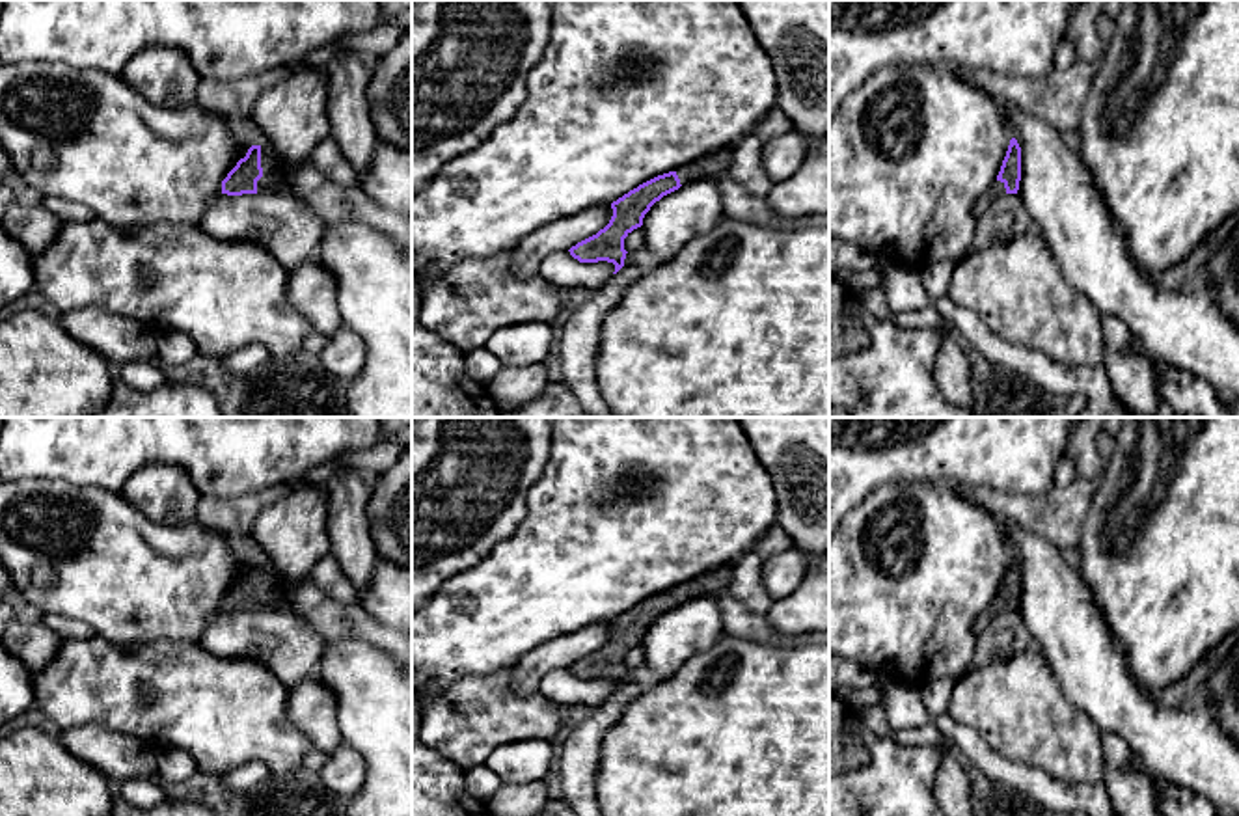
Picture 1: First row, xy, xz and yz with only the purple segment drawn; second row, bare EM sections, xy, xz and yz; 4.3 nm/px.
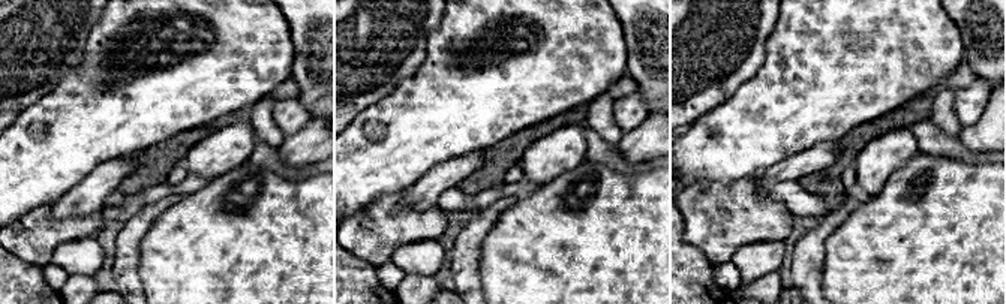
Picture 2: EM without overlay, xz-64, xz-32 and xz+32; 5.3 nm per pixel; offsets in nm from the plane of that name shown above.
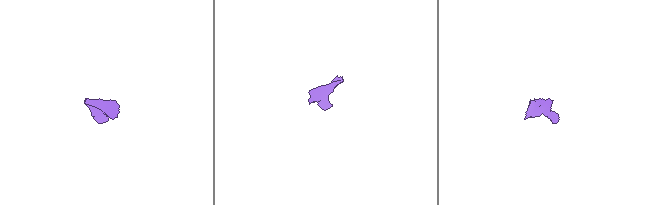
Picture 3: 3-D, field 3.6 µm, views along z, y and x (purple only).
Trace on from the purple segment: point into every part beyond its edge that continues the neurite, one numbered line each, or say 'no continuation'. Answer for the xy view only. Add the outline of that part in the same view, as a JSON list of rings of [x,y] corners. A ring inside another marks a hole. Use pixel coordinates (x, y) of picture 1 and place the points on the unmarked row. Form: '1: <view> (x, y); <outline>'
1: xy (274, 595); [[[261,563],[263,594],[257,598],[257,611],[289,609],[294,604],[294,589],[285,589],[272,564]]]

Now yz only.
1: yz (997, 606); [[[995,598],[978,617],[976,617],[976,628],[986,626],[993,617],[1006,611],[1004,600]]]

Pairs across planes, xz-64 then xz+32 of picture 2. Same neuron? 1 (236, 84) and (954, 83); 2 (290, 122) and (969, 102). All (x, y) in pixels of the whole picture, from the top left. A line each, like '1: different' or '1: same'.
1: different
2: same

